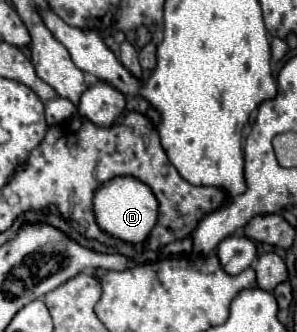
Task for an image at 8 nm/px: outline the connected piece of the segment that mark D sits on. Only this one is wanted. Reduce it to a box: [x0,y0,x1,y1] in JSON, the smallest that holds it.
[94,176,158,244]

